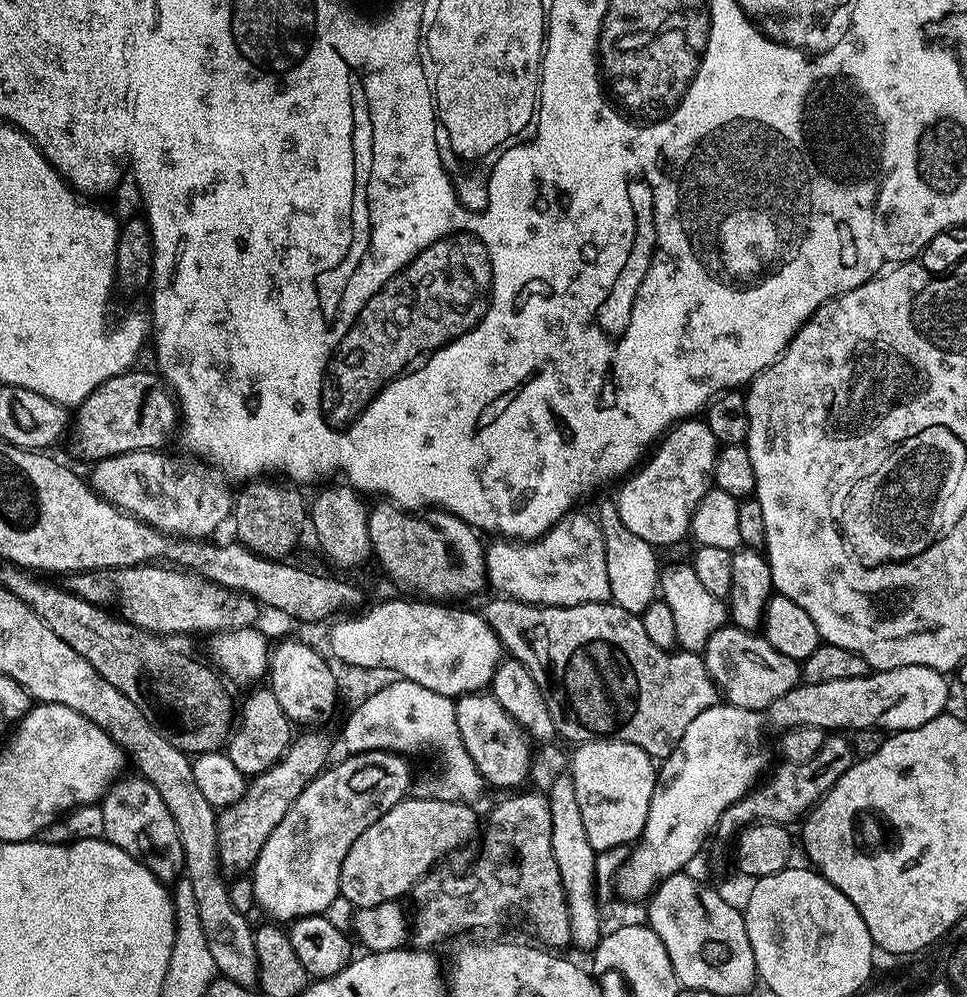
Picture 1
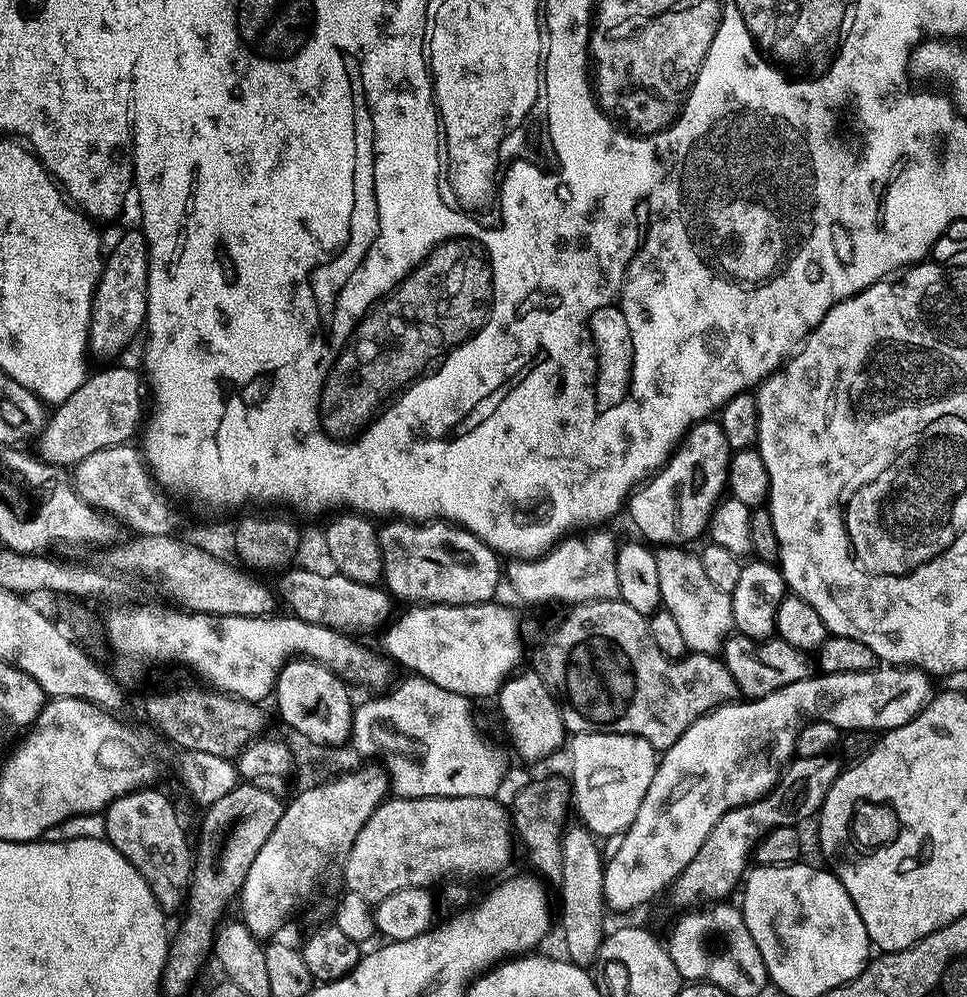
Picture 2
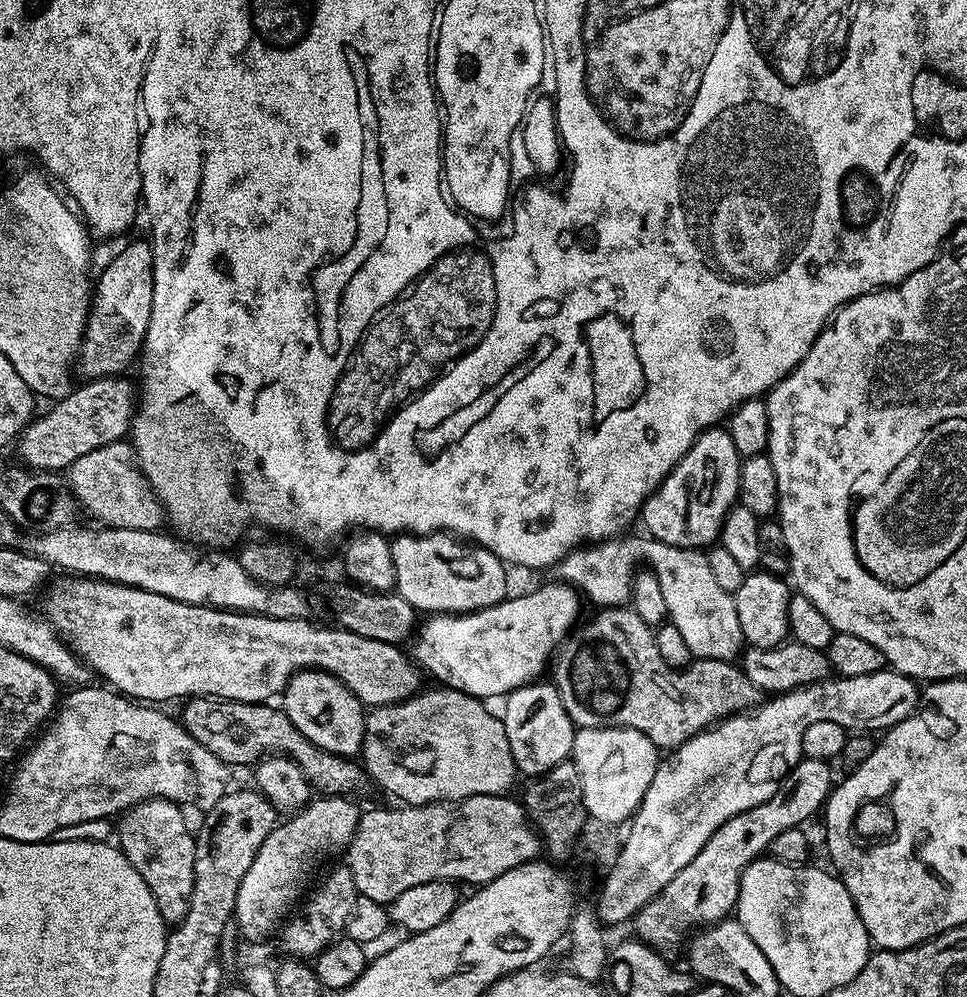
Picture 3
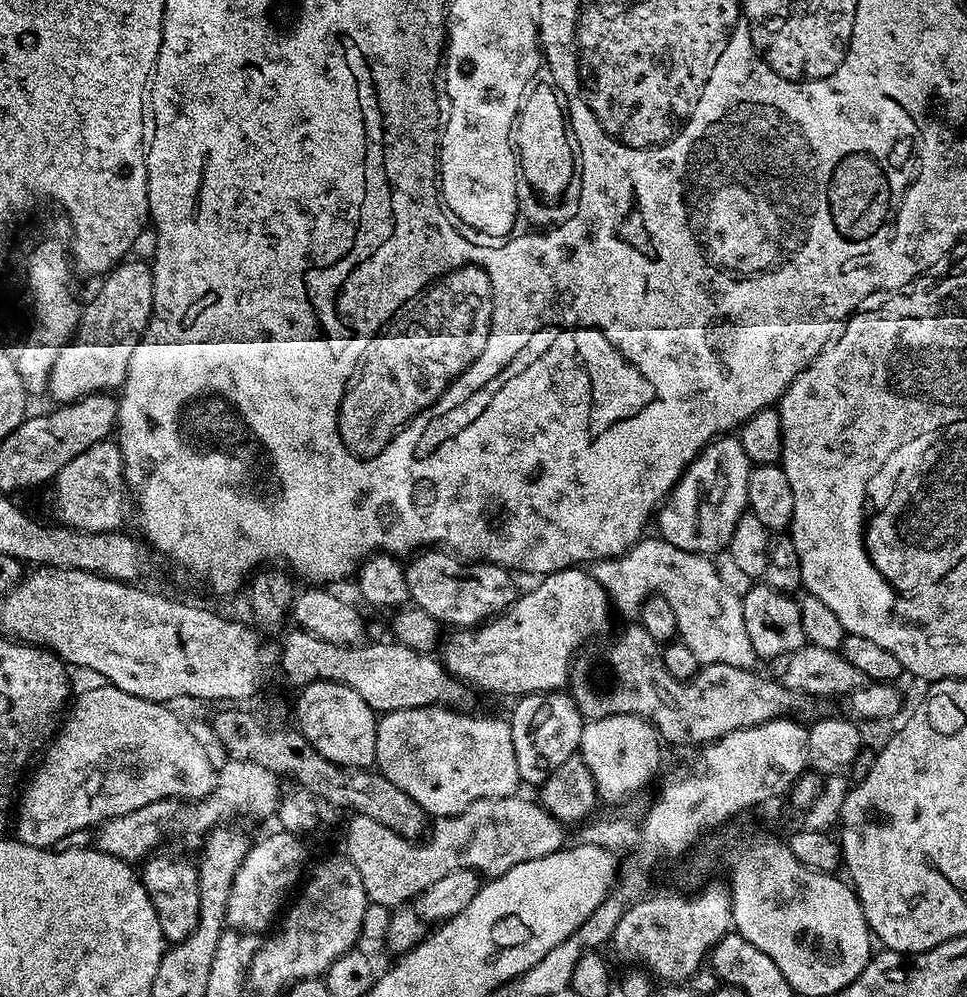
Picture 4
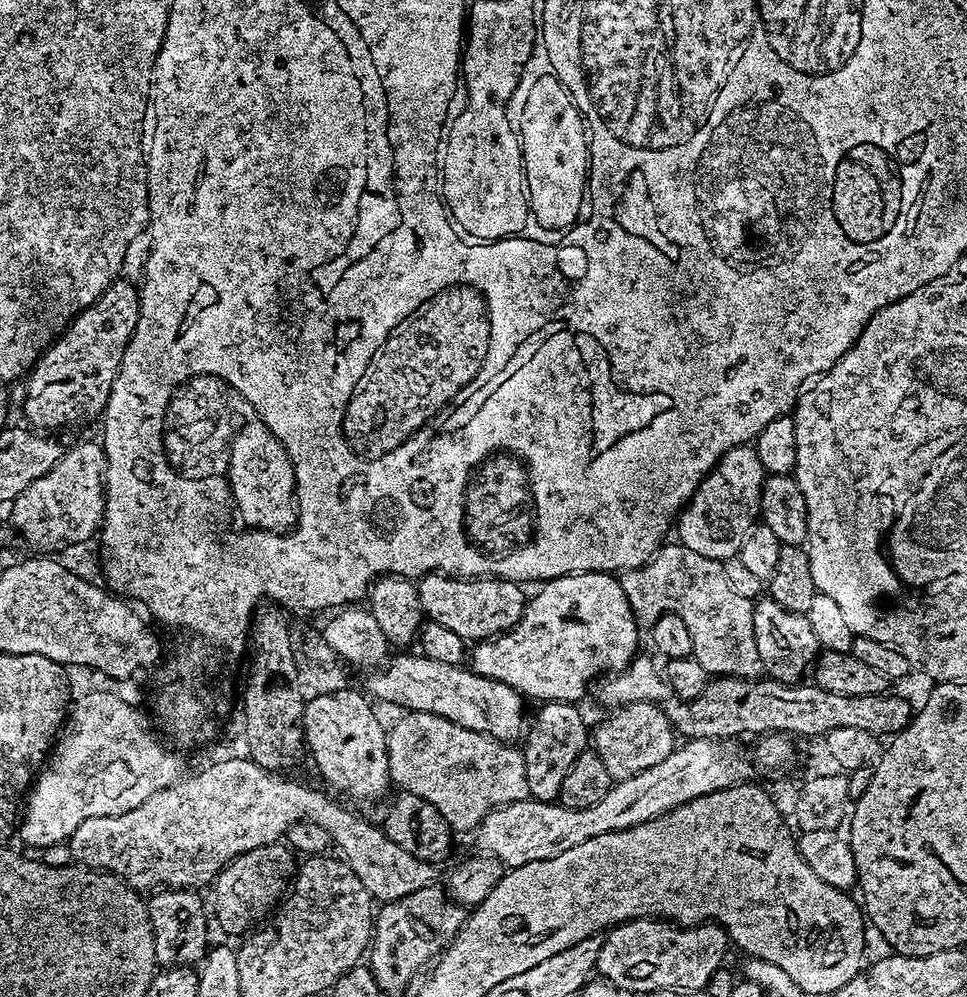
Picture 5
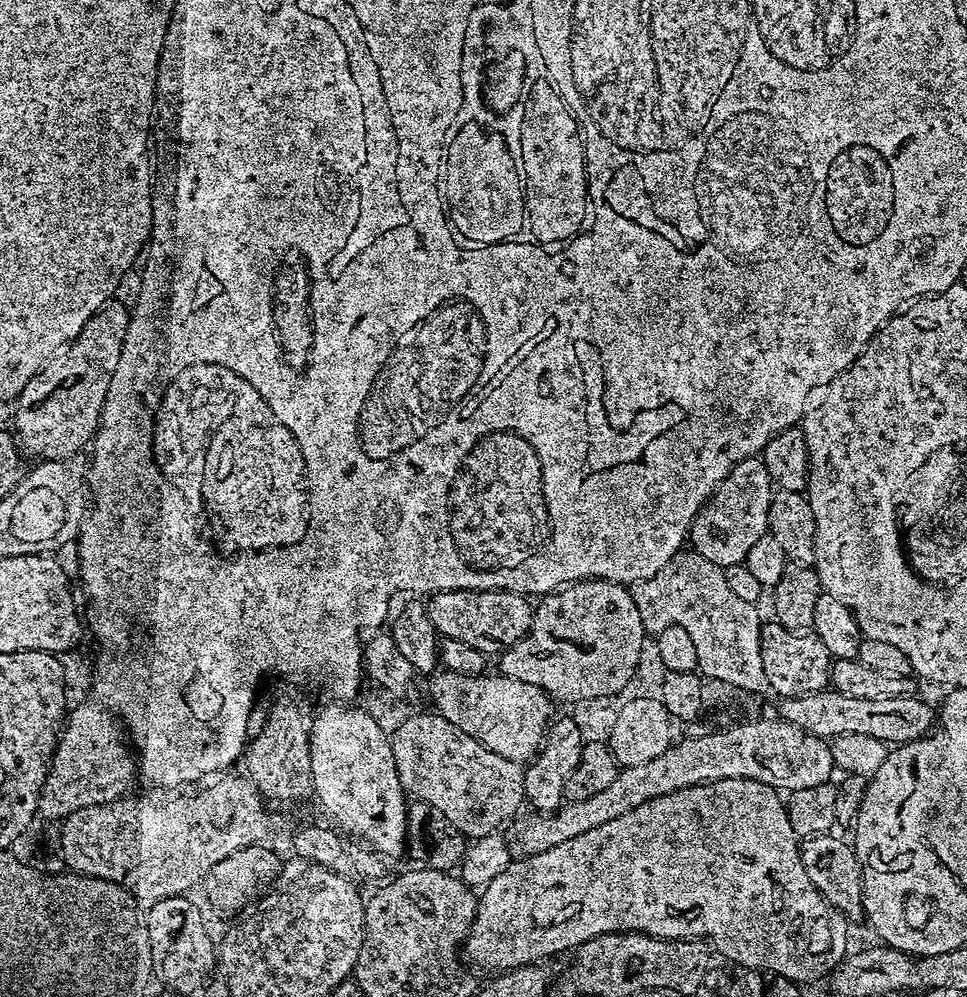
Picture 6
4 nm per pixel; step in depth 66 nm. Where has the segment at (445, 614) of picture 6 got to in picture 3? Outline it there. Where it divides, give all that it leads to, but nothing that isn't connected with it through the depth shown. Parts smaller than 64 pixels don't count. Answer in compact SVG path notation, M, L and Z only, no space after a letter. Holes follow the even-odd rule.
M443 532L397 535L391 541L395 591L424 614L463 614L502 603L510 592L504 561L479 546L460 556L459 543L455 535Z

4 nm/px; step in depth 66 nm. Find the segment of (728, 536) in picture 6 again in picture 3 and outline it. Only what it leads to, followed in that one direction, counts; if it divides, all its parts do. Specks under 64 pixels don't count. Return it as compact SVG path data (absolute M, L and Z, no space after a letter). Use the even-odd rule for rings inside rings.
M723 427L707 428L705 432L690 446L690 450L676 465L670 475L660 483L660 487L644 501L642 505L642 520L647 535L654 540L661 540L670 546L679 548L707 549L720 539L720 531L724 519L732 511L740 494L740 466L742 457L734 446L730 434Z

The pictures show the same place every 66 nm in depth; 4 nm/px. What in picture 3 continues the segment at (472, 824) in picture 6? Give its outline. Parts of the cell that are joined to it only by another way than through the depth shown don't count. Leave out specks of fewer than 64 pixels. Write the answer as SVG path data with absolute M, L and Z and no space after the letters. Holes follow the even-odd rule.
M437 689L422 690L397 704L375 707L367 715L362 764L369 777L409 807L456 803L482 794L505 795L518 773L503 719L499 715L494 716L479 697L452 689Z

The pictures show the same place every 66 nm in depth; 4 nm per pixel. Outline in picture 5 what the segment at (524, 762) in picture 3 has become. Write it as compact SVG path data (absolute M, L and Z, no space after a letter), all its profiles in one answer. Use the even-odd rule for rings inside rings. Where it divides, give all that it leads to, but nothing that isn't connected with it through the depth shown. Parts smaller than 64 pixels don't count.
M544 702L539 705L536 717L531 717L522 740L525 758L526 781L529 797L547 804L559 801L562 781L570 774L570 766L589 747L590 728L584 725L584 716L576 704L554 704Z

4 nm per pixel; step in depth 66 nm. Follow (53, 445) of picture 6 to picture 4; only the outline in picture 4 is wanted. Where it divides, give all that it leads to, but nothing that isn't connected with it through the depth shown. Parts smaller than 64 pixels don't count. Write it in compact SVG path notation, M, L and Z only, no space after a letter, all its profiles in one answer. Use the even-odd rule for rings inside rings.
M125 259L103 277L104 285L89 304L83 305L74 339L54 358L46 392L56 399L57 405L72 404L84 396L108 394L123 385L130 354L134 354L134 346L138 346L150 322L154 294L151 263L132 259Z

